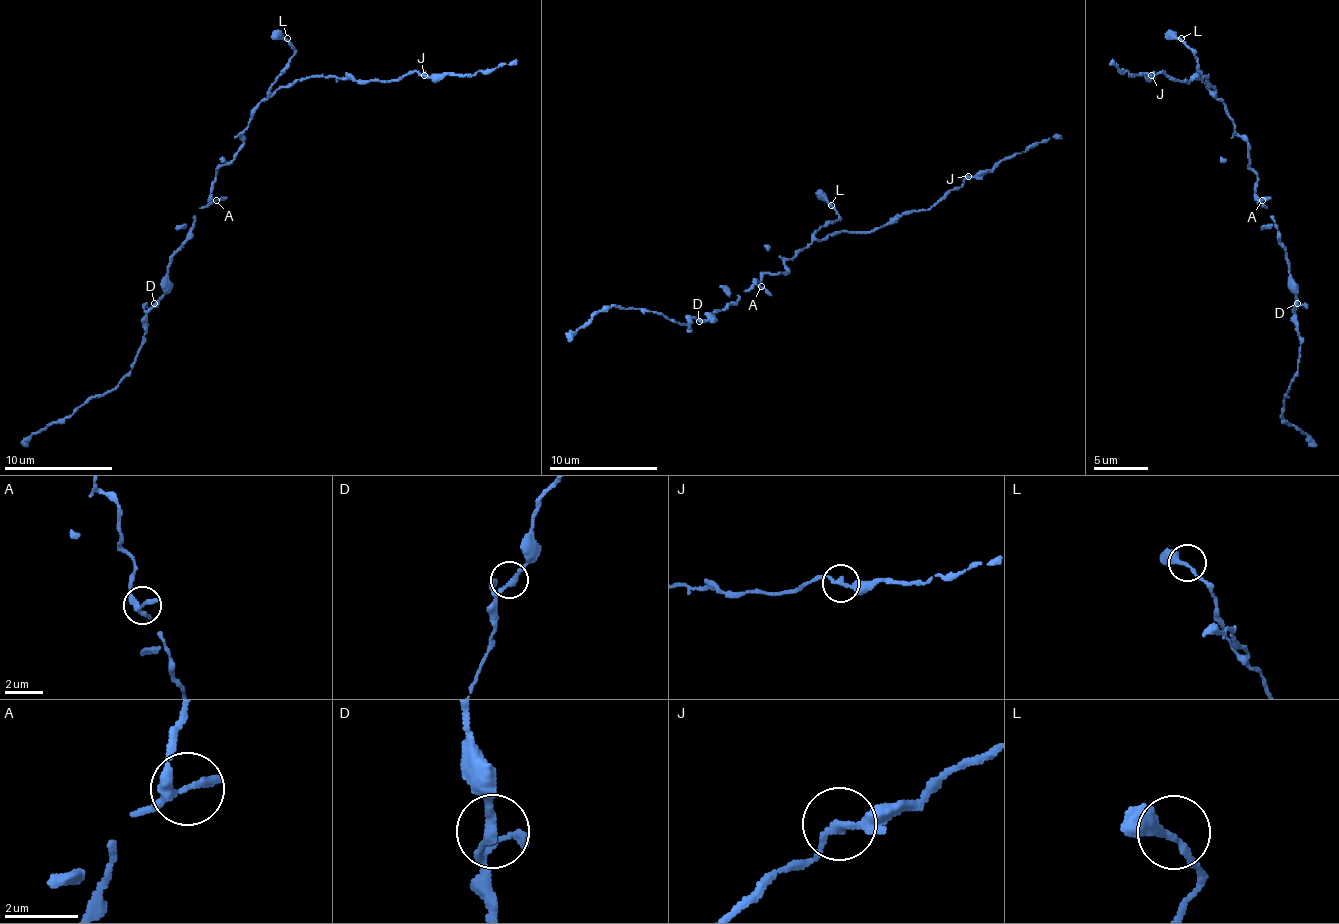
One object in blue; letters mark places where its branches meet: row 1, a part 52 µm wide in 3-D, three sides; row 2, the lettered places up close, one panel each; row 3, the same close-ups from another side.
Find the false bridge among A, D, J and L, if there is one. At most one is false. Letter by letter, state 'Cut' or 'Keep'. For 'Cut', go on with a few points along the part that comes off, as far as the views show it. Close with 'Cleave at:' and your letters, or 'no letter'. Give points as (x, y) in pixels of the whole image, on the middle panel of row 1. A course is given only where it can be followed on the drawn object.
A: Keep
D: Keep
J: Keep
L: Keep
Cleave at: no letter

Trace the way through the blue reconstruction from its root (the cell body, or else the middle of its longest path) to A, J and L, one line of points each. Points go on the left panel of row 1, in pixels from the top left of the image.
A: (222, 165), (216, 171), (216, 181), (211, 192), (211, 198), (216, 200)
J: (222, 165), (241, 146), (241, 133), (254, 108), (281, 87), (311, 76), (357, 81), (425, 76)
L: (222, 165), (232, 160), (254, 108), (295, 51), (287, 38)

